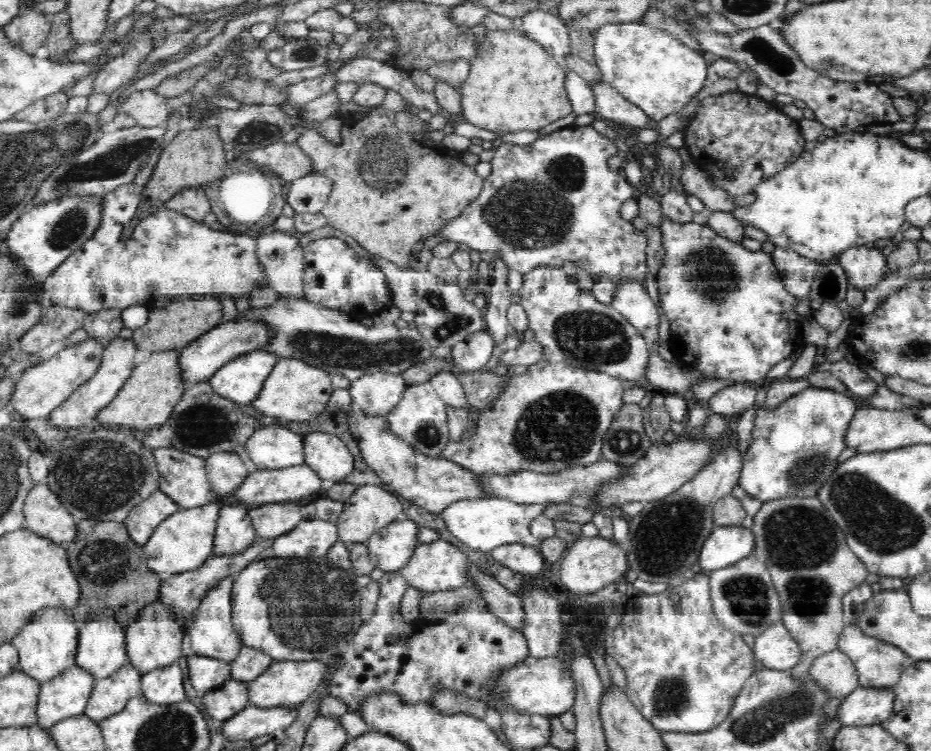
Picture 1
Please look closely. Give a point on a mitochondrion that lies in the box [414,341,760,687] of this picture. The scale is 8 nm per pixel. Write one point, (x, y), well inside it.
(559, 427)

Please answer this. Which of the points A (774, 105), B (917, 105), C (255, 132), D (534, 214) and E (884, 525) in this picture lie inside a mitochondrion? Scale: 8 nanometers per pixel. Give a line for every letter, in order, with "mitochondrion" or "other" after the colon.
A: other
B: other
C: mitochondrion
D: mitochondrion
E: mitochondrion

